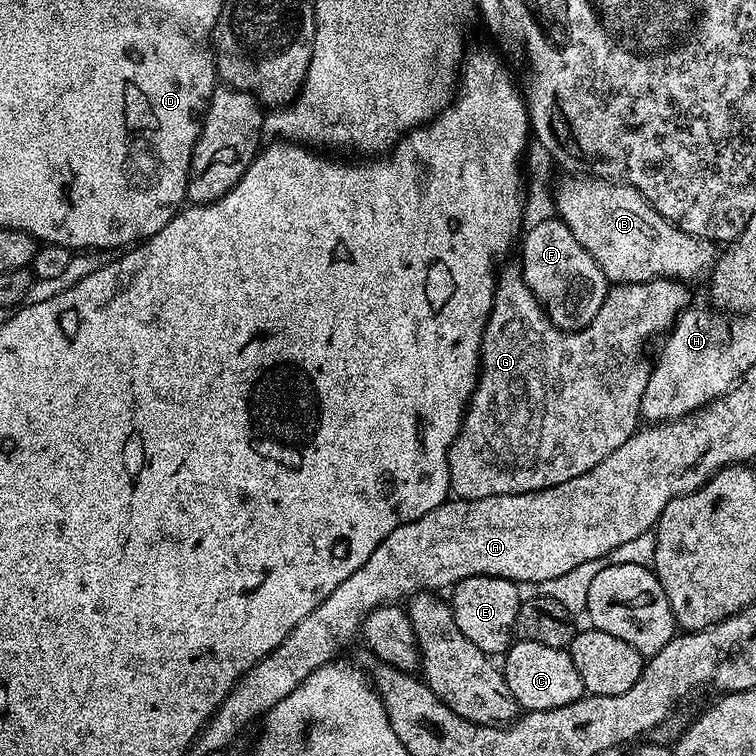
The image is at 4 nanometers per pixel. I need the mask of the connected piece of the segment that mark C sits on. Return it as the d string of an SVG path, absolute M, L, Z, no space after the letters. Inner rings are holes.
M517 639L503 657L502 671L510 694L514 694L517 705L529 712L554 710L586 695L584 683L574 666L572 655L562 648L542 646L542 642Z

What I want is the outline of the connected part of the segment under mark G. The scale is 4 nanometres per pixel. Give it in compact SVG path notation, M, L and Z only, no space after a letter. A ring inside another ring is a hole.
M519 267L508 268L499 273L496 281L496 293L492 303L492 313L484 327L484 341L480 347L480 378L476 382L476 389L472 391L472 398L464 414L464 425L460 427L460 434L452 443L452 449L448 455L450 466L451 491L461 500L477 500L478 498L490 498L502 494L522 494L523 492L541 492L543 488L553 488L562 482L570 482L570 478L578 478L586 474L602 458L614 454L622 442L626 442L642 424L640 407L644 402L648 378L650 375L650 360L644 357L644 347L648 340L663 337L671 329L672 325L680 319L680 313L689 307L692 296L688 293L689 285L675 278L661 278L642 282L641 284L617 284L609 287L608 297L602 310L594 318L592 324L581 328L579 332L563 332L552 323L548 313L540 299L528 289L528 283L524 280L523 271Z

